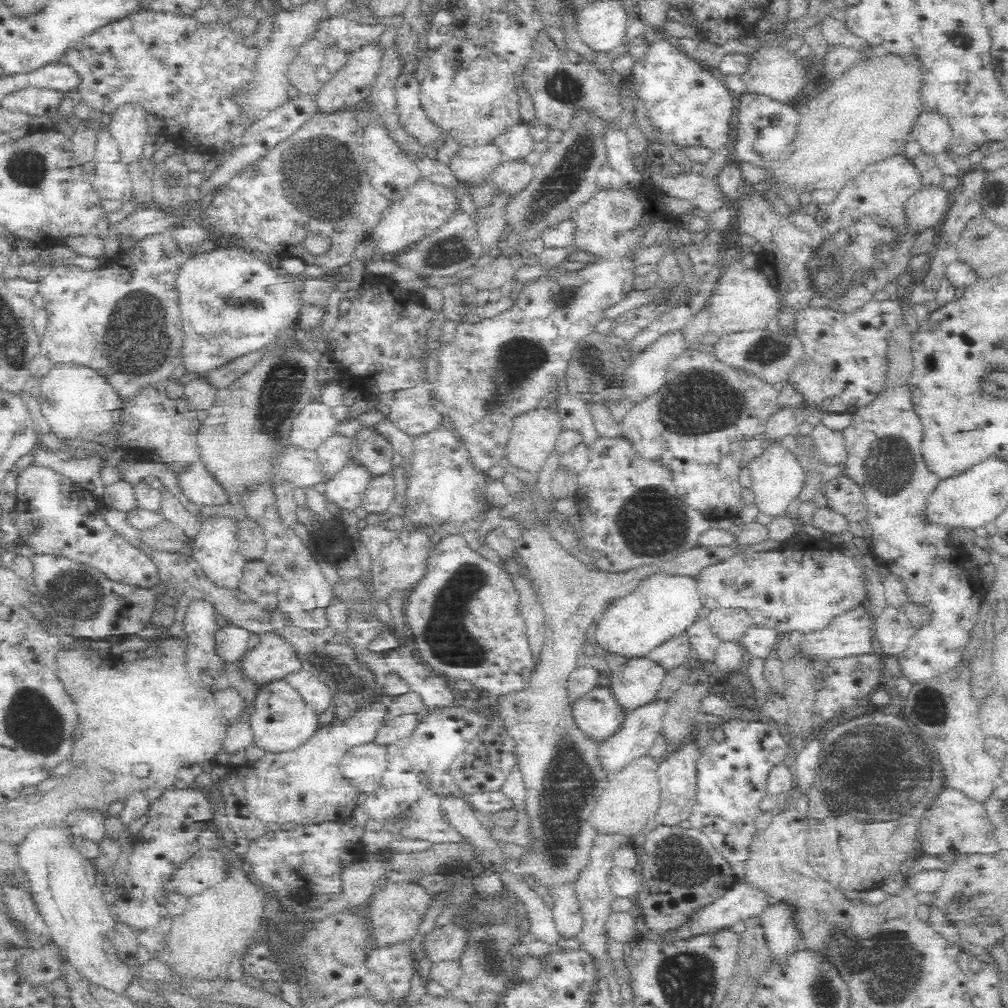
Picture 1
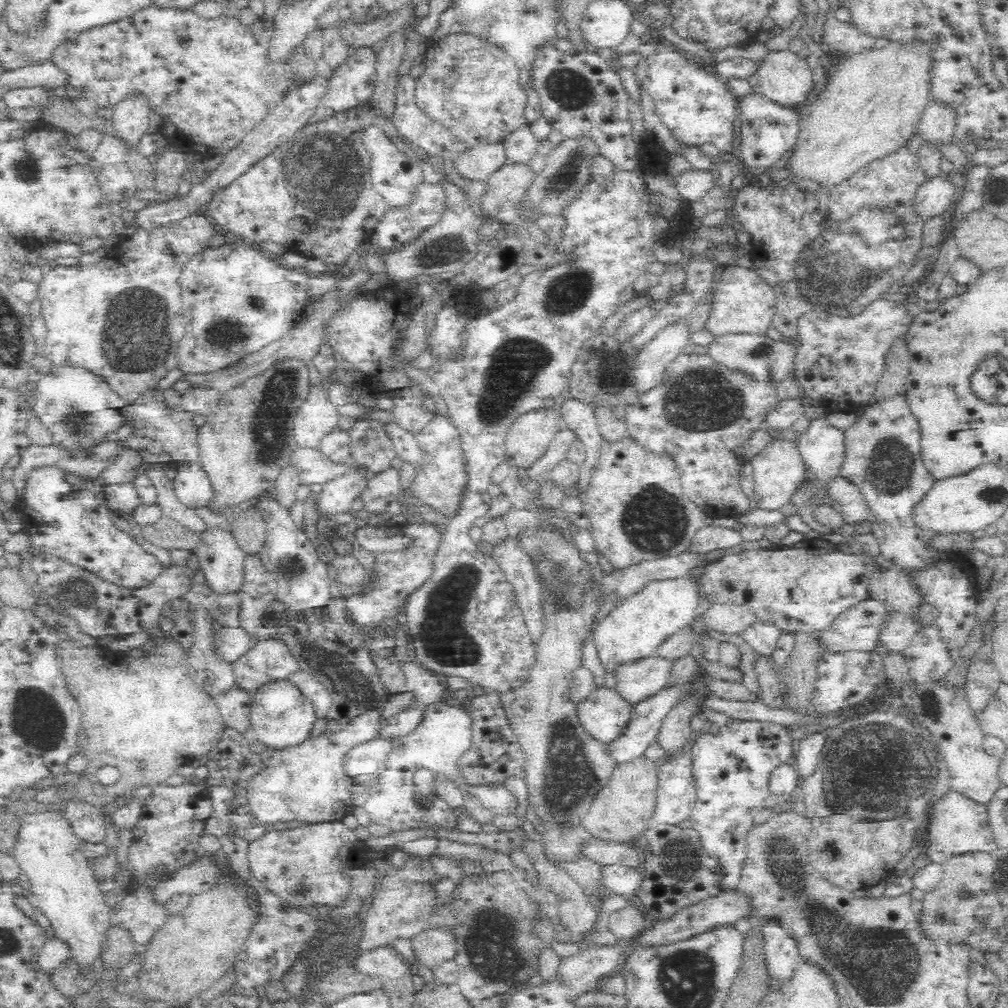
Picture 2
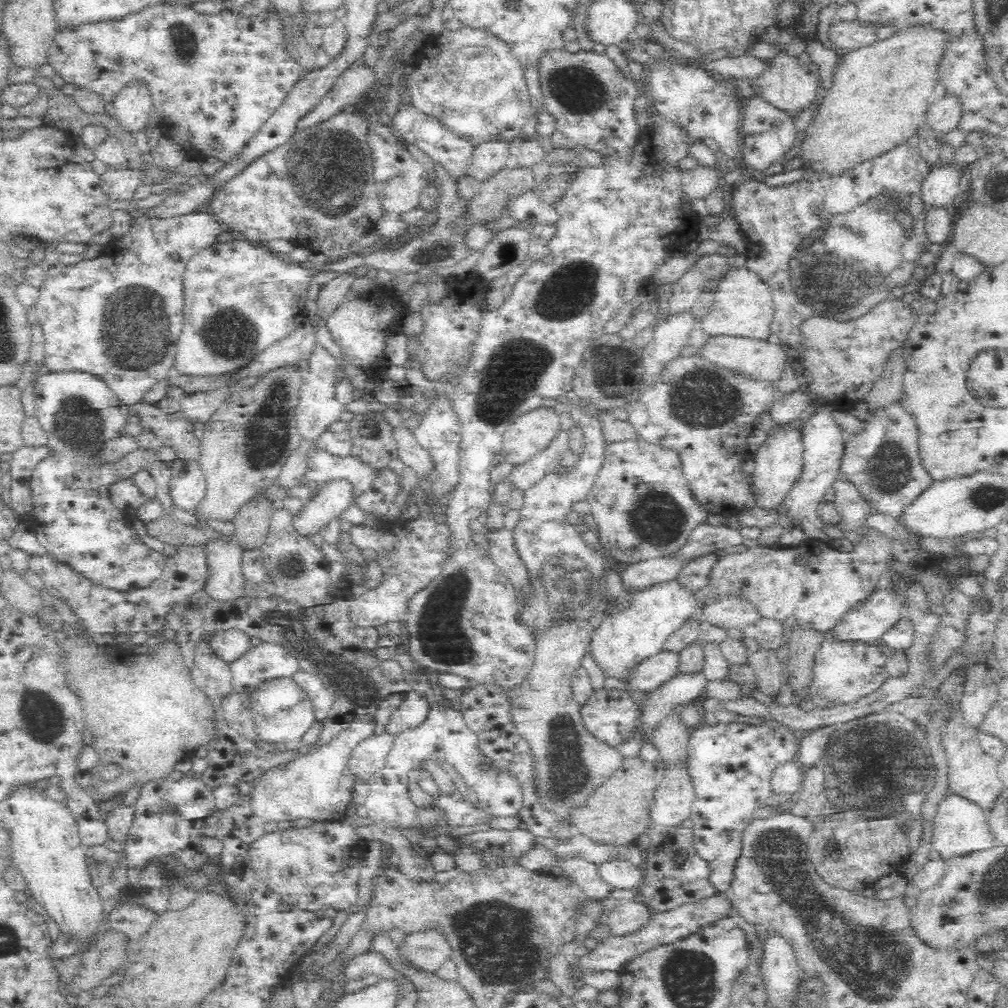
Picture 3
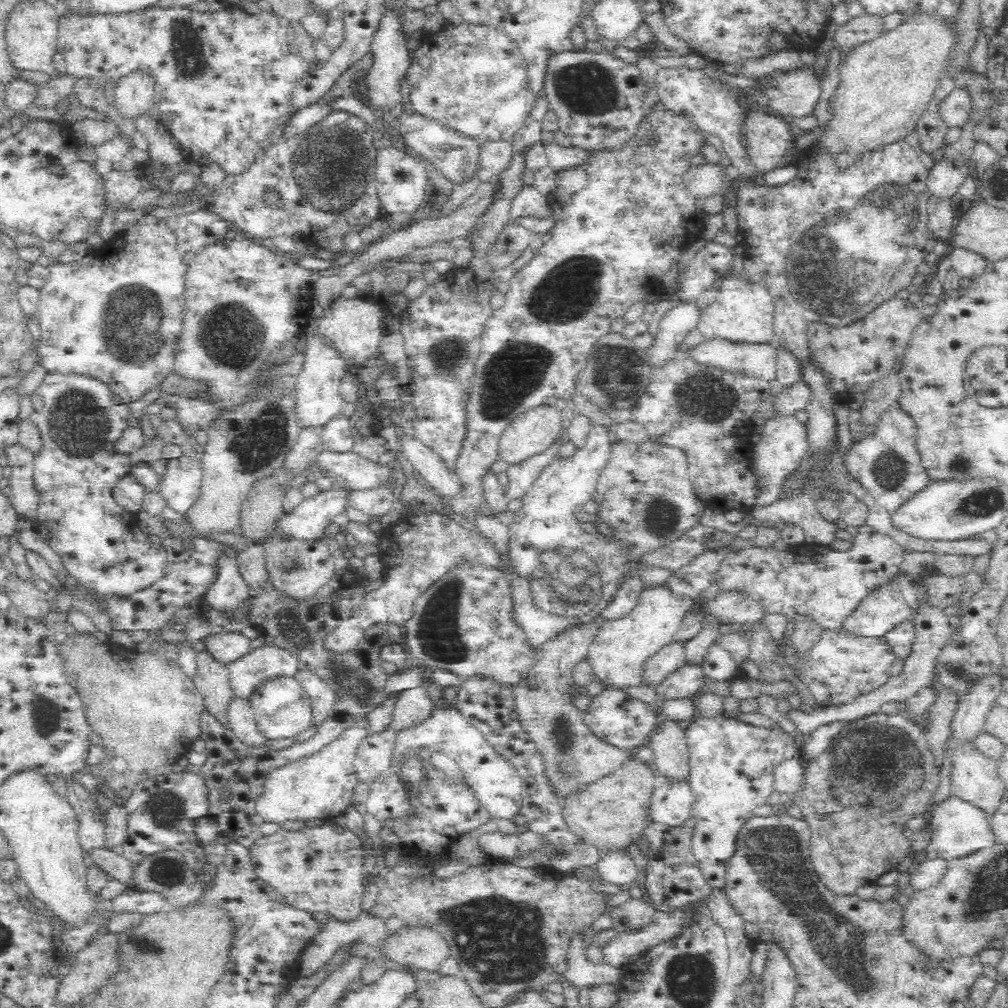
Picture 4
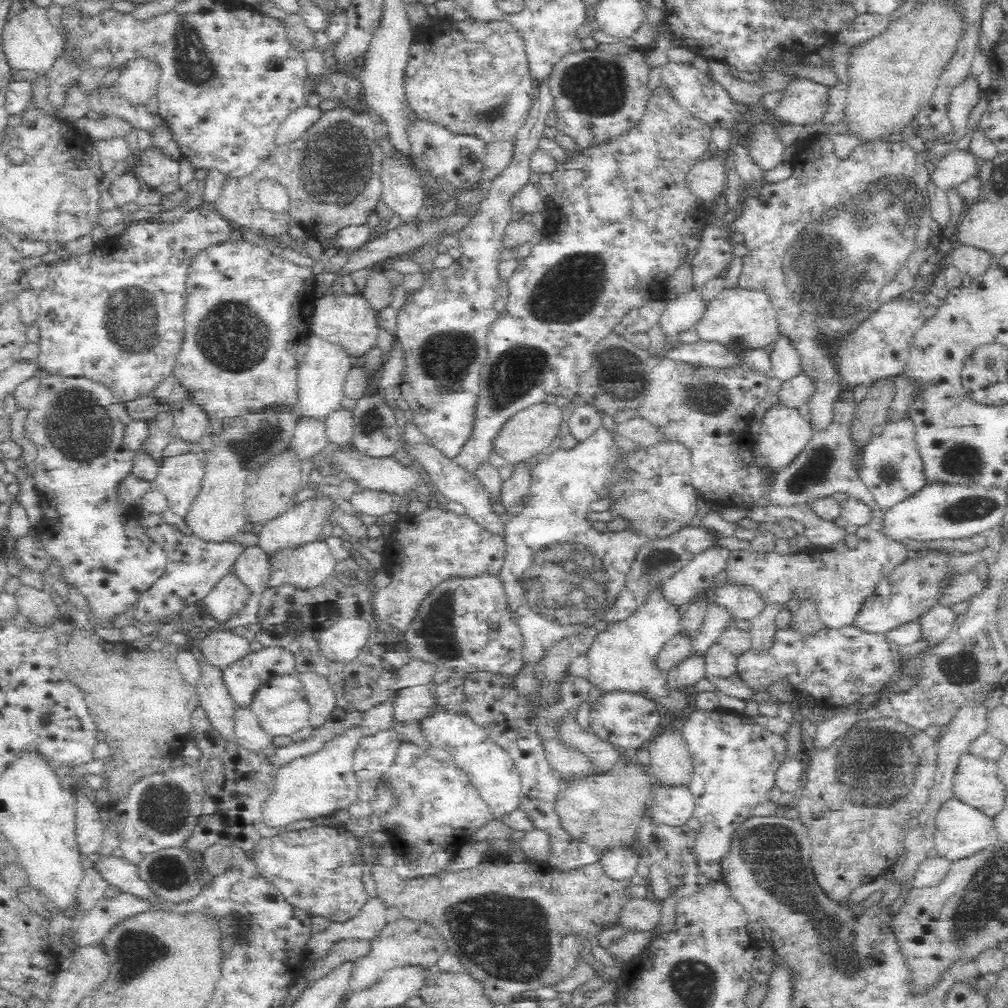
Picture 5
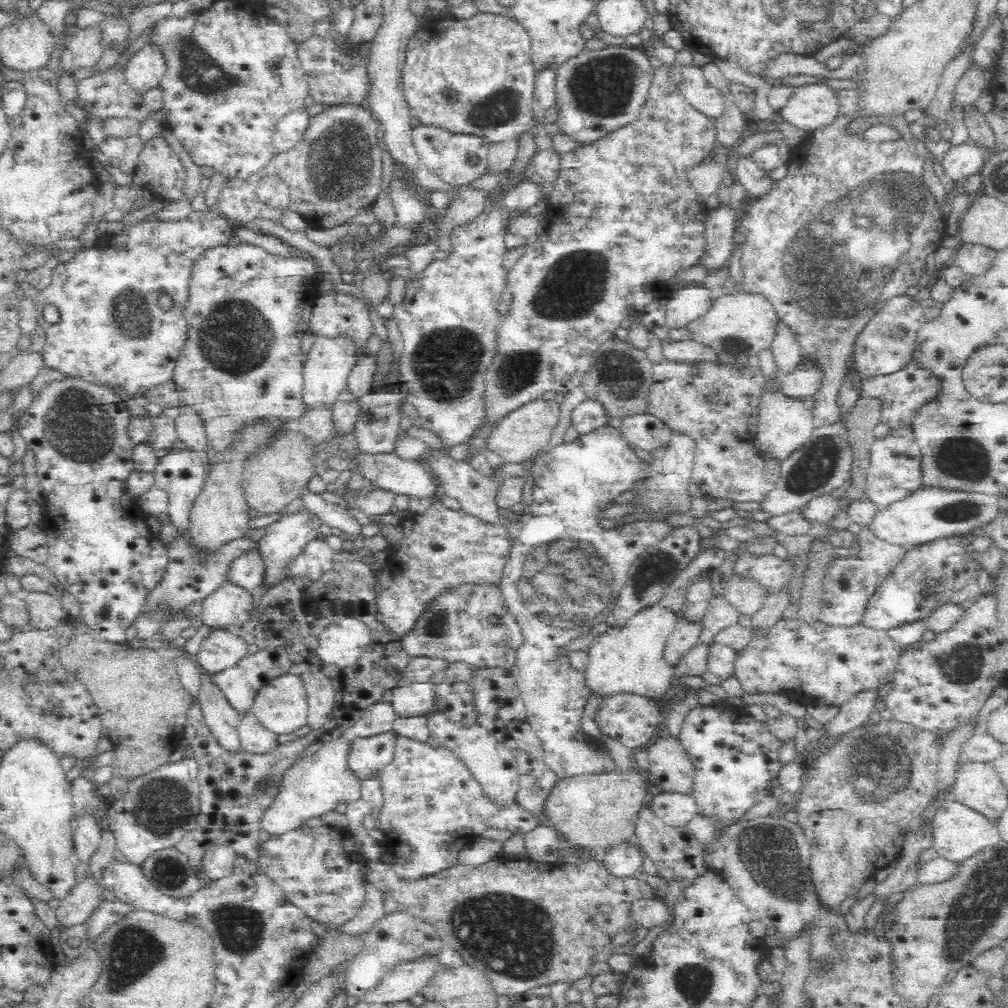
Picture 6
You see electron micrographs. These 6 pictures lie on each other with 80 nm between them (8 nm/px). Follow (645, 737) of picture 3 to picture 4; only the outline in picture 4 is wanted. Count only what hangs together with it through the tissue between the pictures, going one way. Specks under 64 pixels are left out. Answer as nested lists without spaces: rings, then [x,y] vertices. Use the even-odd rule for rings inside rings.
[[[684,666],[676,670],[652,689],[653,699],[651,704],[648,704],[650,713],[655,716],[655,720],[660,721],[664,718],[663,706],[668,701],[695,700],[696,696],[702,693],[706,680],[702,668]]]

